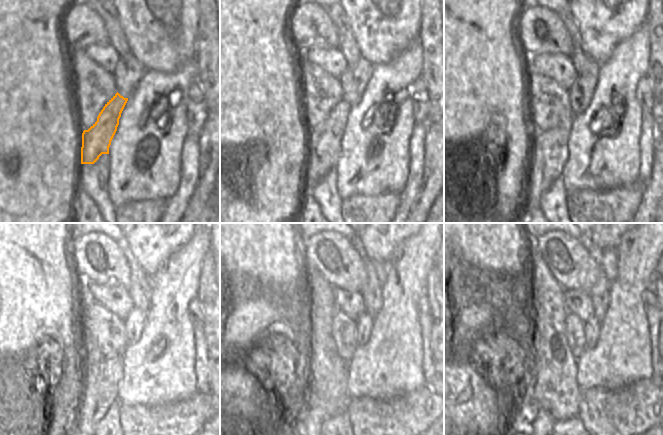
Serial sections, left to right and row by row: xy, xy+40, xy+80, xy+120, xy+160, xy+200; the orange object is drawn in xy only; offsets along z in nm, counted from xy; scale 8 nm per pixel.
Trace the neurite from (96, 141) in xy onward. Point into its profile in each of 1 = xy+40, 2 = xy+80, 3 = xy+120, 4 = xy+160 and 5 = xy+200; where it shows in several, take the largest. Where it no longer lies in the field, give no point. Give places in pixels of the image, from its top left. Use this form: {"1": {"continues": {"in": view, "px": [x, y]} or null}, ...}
{"1": {"continues": {"in": "xy+40", "px": [324, 140]}}, "2": {"continues": {"in": "xy+80", "px": [549, 151]}}, "3": {"continues": {"in": "xy+120", "px": [101, 380]}}, "4": {"continues": {"in": "xy+160", "px": [316, 415]}}, "5": {"continues": {"in": "xy+200", "px": [543, 424]}}}

